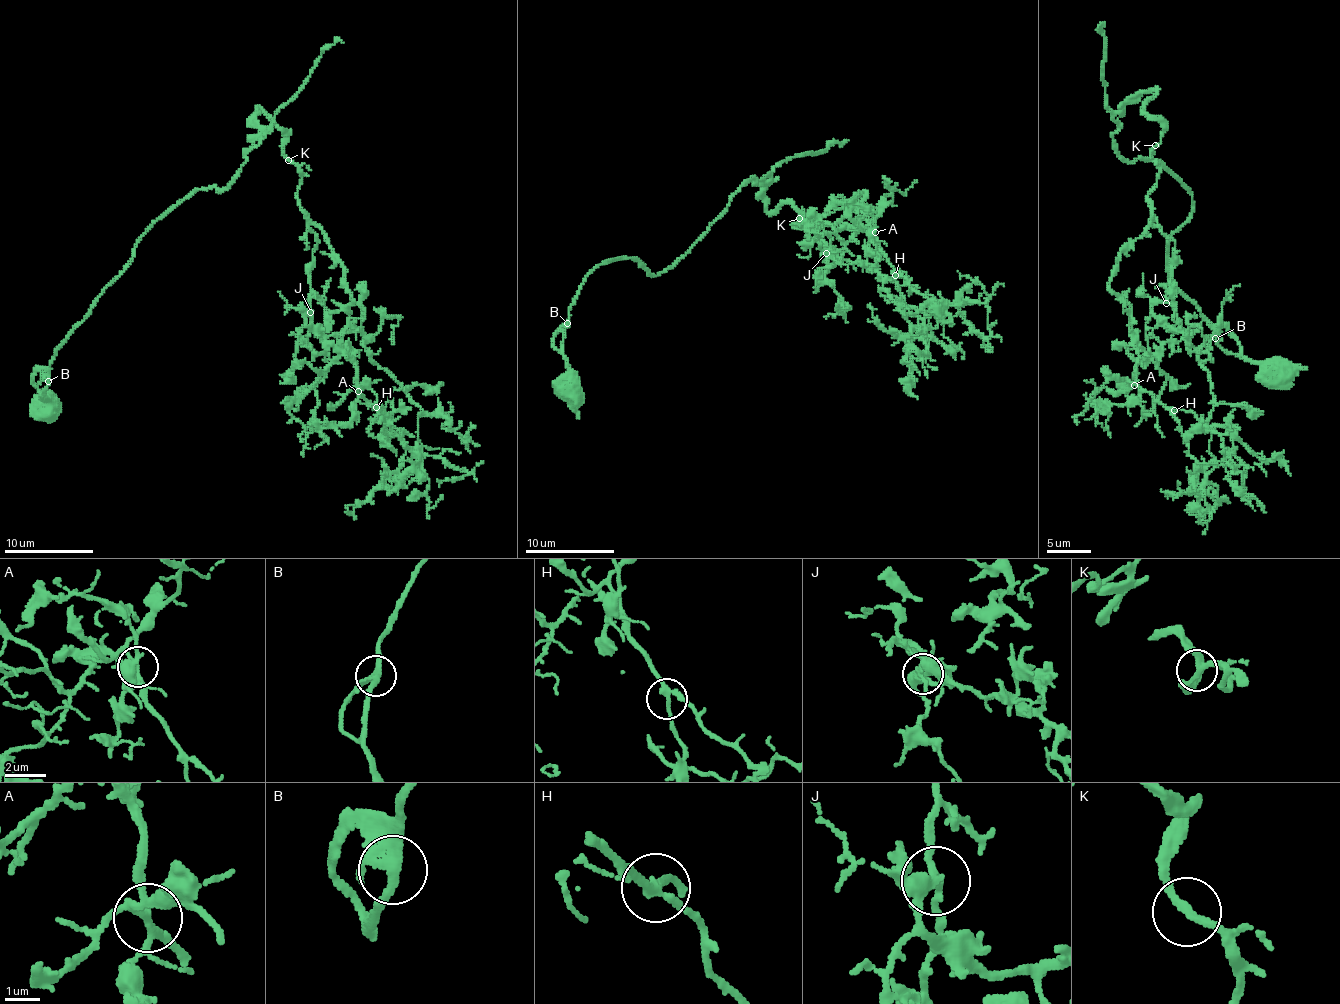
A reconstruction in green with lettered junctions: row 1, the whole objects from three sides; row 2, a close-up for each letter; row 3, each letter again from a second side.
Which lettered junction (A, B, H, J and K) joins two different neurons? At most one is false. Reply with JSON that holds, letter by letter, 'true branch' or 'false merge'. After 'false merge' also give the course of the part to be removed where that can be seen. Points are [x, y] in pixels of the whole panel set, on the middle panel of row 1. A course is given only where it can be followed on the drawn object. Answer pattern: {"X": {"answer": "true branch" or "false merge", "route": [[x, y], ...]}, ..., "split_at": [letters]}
{"A": {"answer": "true branch"}, "B": {"answer": "true branch"}, "H": {"answer": "true branch"}, "J": {"answer": "true branch"}, "K": {"answer": "true branch"}, "split_at": []}

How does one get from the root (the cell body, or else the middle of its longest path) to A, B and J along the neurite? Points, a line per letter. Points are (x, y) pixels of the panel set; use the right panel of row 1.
A: (1273, 369), (1229, 354), (1168, 275), (1192, 194), (1113, 138), (1153, 91), (1151, 223), (1109, 283), (1134, 385)
B: (1273, 369), (1260, 361), (1249, 361), (1229, 354), (1216, 337)
J: (1273, 369), (1229, 354), (1168, 275), (1192, 194), (1113, 138), (1153, 91), (1166, 303)

